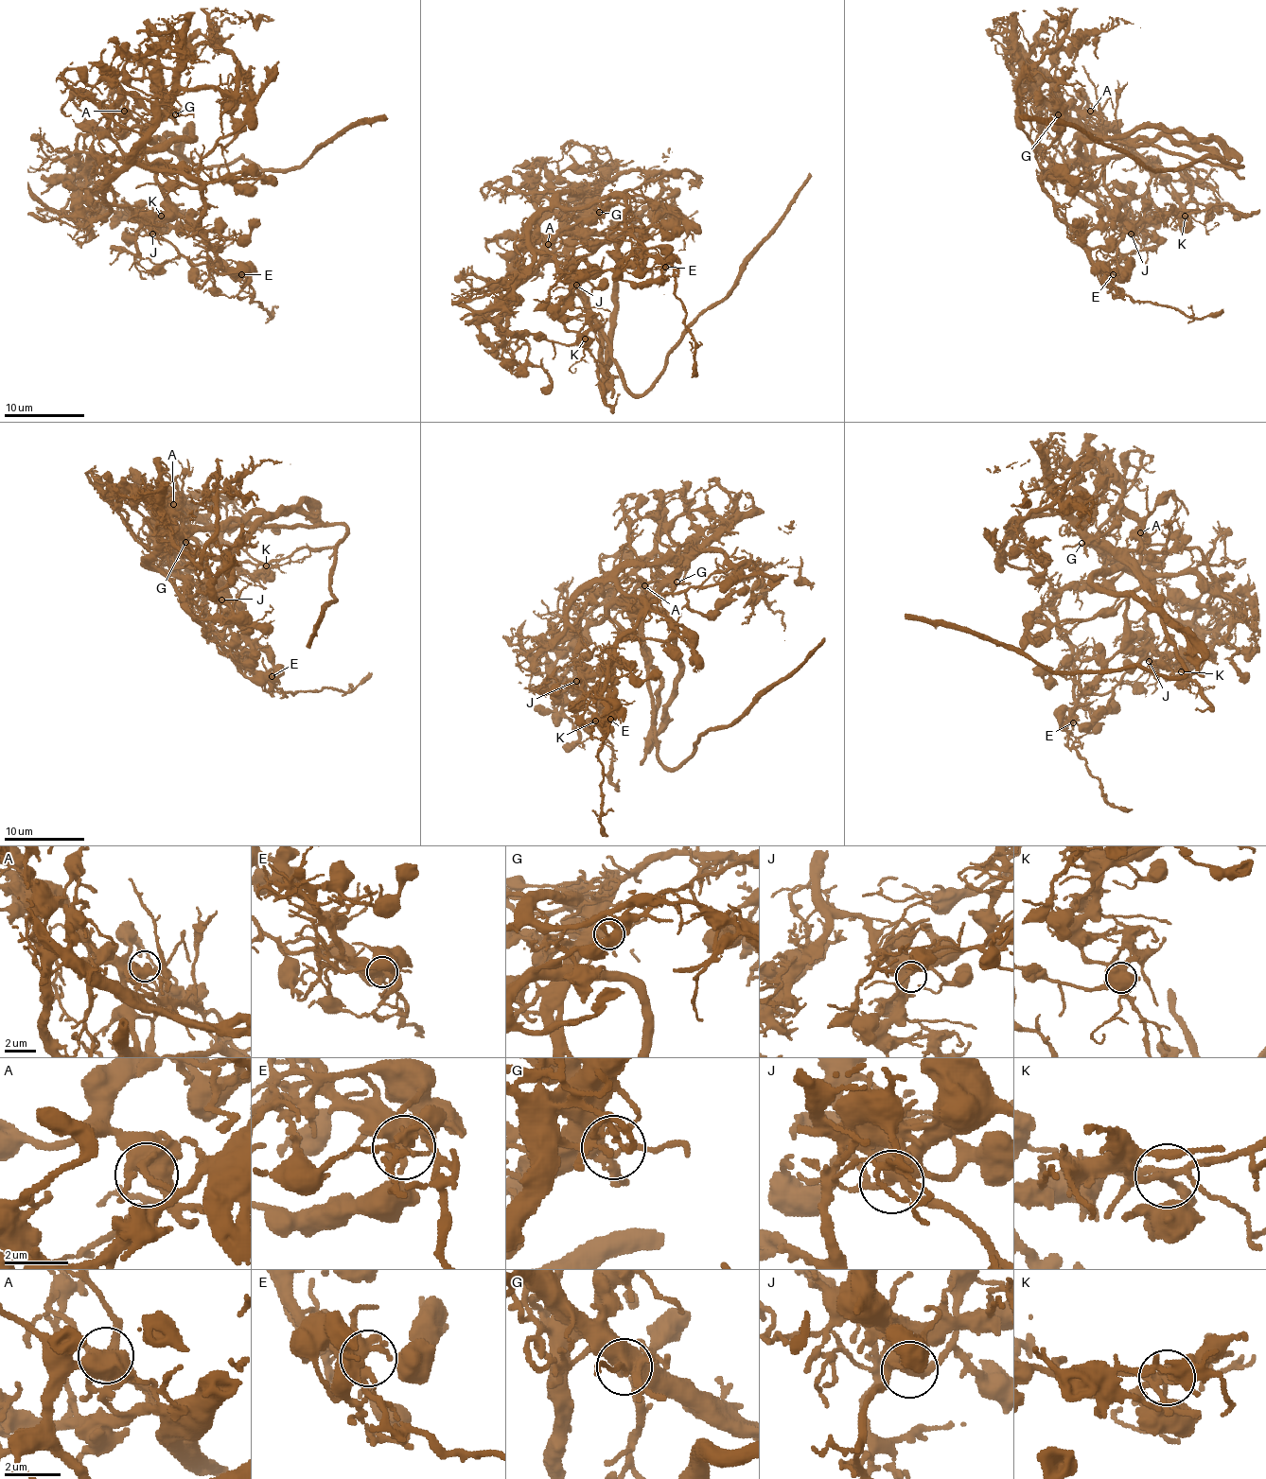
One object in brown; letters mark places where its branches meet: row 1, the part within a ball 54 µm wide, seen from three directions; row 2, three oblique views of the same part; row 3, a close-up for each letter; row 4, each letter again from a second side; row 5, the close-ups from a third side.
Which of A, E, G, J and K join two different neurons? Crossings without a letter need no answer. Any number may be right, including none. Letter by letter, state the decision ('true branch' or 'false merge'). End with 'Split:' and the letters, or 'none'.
A: true branch
E: true branch
G: true branch
J: true branch
K: true branch
Split: none

